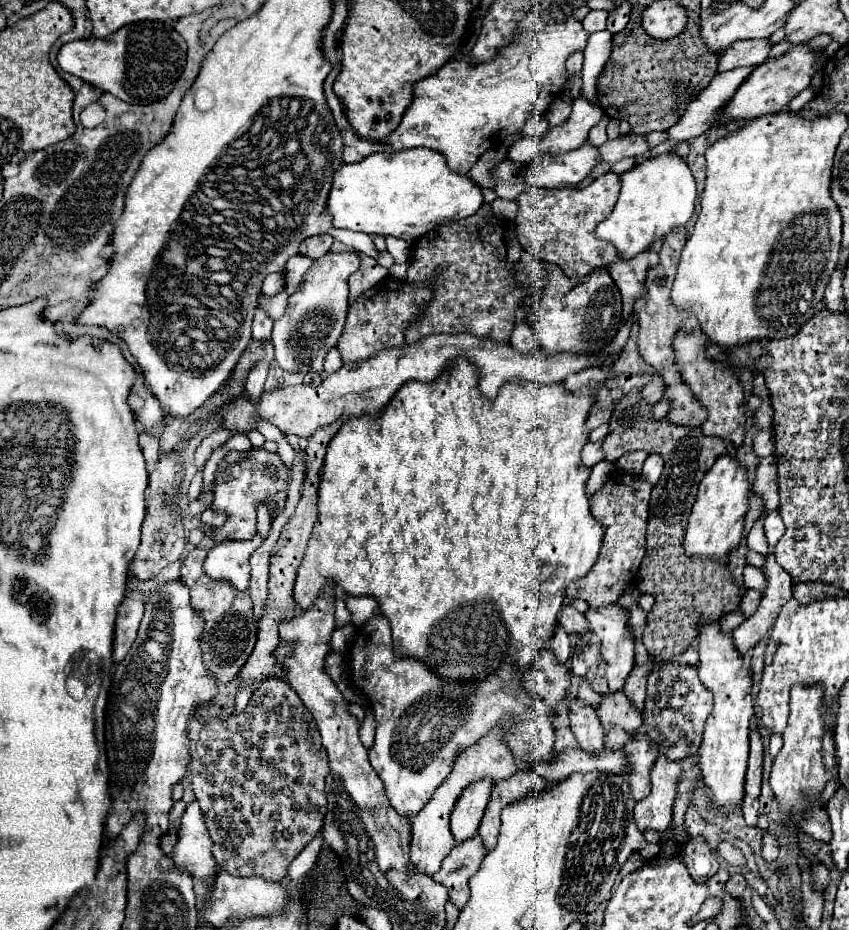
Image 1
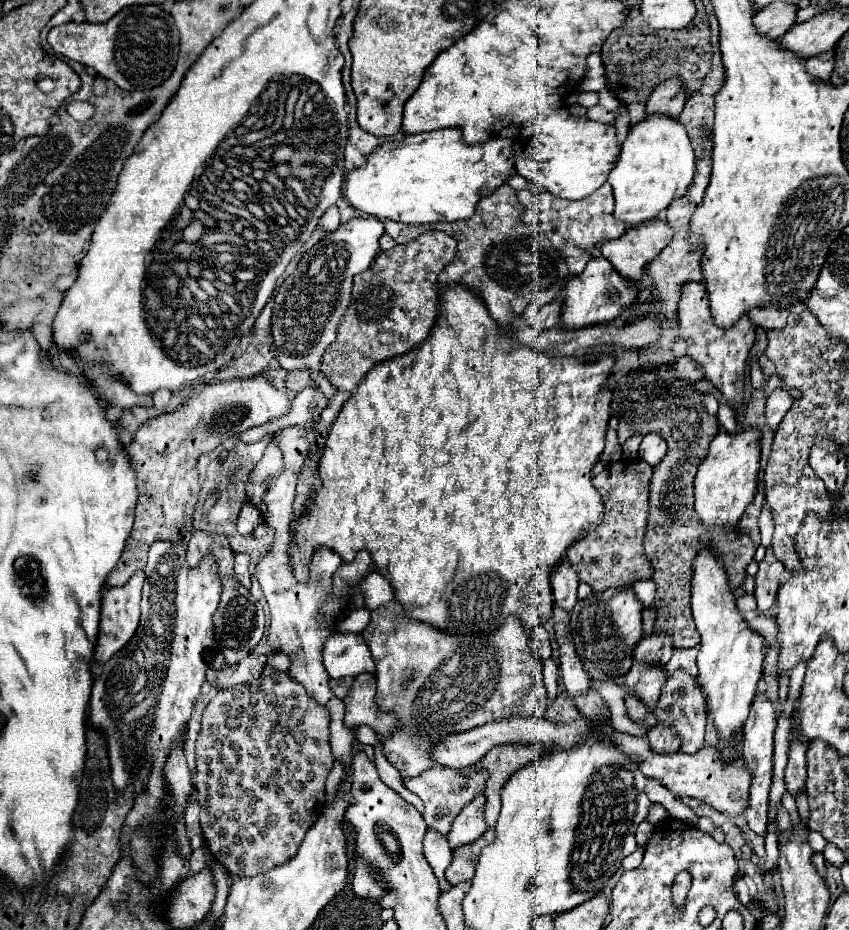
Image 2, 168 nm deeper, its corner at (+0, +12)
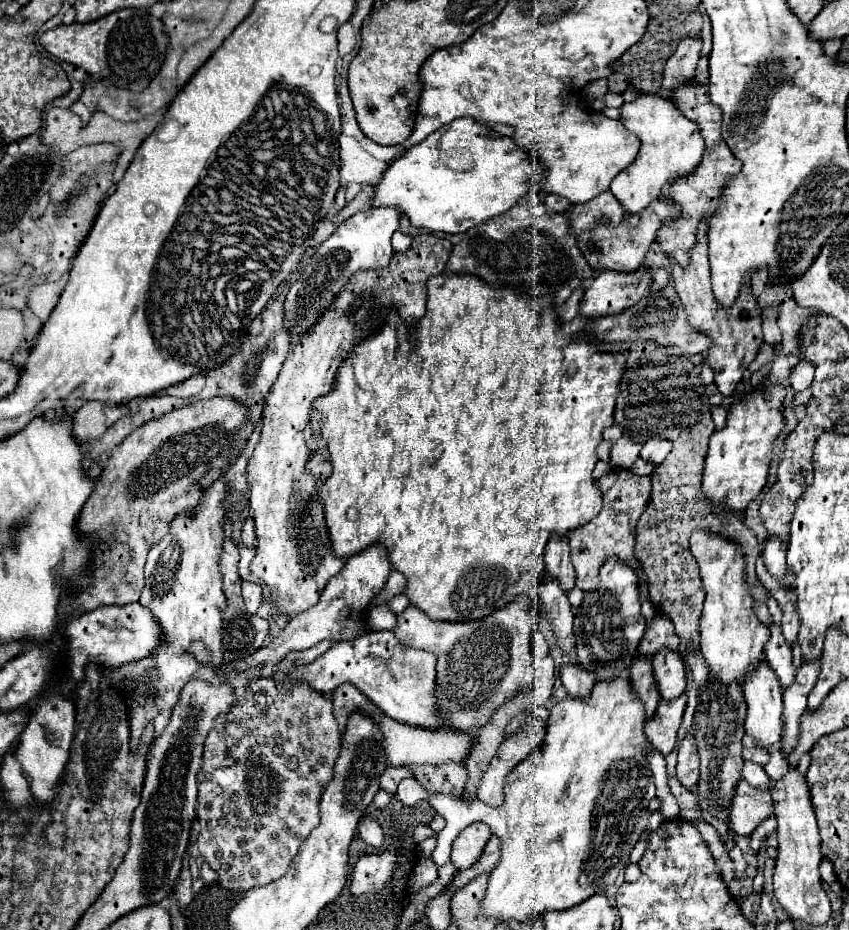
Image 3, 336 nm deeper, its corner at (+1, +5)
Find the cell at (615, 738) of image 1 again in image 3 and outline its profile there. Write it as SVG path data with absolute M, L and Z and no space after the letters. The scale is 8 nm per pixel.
M562 659L562 667L560 667L560 679L562 685L566 687L568 693L572 693L574 697L586 697L594 687L596 679L592 675L588 675L588 671L582 671L582 667L578 667L578 663L566 663L566 659Z

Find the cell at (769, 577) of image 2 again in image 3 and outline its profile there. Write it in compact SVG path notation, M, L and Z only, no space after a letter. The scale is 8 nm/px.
M770 537L766 547L764 547L764 553L762 553L762 559L764 559L764 565L768 567L768 571L784 581L788 577L788 563L786 563L786 545L780 541L780 539L774 539Z

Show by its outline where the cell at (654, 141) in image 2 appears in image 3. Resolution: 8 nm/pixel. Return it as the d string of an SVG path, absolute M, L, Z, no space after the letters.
M640 95L634 101L624 103L620 107L620 121L626 129L640 135L640 151L634 163L612 181L612 193L628 213L640 213L660 197L664 183L688 175L698 167L704 155L704 139L698 131L698 123L686 119L672 99L660 95Z

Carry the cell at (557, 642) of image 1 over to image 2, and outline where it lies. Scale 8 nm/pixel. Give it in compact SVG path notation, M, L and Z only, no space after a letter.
M549 658L545 662L545 686L549 692L549 700L557 696L557 678L559 678L559 664L555 662L555 658Z

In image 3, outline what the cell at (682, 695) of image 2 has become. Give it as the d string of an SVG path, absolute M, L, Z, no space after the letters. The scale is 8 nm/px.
M694 727L688 729L688 735L678 747L678 765L676 765L676 779L684 789L690 793L696 791L698 785L698 751L694 743Z

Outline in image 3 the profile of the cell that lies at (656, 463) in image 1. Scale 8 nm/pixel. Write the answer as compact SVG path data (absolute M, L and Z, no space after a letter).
M648 439L642 447L640 457L644 461L650 461L654 465L662 463L666 459L666 455L672 451L672 443L668 439Z

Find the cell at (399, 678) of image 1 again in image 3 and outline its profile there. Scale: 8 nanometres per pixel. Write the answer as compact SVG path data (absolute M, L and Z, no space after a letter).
M524 595L514 599L514 603L508 603L506 607L494 611L494 615L480 619L480 621L468 621L468 623L446 623L446 621L432 621L422 609L410 605L404 613L398 615L398 625L394 629L394 635L400 639L400 643L408 647L422 647L424 651L432 651L438 657L438 711L446 713L446 717L452 719L452 725L462 731L474 731L480 725L484 725L490 715L502 707L506 701L514 697L514 693L526 691L534 683L536 663L530 653L530 633L532 627L538 621L538 611L532 607L534 599L526 599Z

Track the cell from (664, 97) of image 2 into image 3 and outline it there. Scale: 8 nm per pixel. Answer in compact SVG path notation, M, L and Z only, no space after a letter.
M684 37L678 43L678 49L674 55L666 61L664 69L664 87L660 91L662 97L672 97L674 89L678 83L684 83L694 77L696 63L700 59L700 49L702 49L702 39L698 37Z

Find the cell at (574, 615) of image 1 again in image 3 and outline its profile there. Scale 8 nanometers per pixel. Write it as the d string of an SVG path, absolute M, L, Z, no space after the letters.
M554 535L554 539L550 539L546 547L546 569L554 579L558 579L564 591L570 591L574 587L576 573L570 561L568 535Z

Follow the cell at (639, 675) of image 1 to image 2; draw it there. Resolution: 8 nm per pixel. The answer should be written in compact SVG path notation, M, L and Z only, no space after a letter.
M655 634L643 638L633 652L635 662L649 662L649 664L667 664L673 652L673 640L665 634Z

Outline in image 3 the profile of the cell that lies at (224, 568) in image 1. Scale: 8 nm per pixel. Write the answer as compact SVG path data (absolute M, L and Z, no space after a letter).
M242 581L242 599L244 599L244 605L246 605L246 611L248 613L258 613L262 601L264 601L264 595L262 595L262 587L258 587L256 583L250 583L250 581Z

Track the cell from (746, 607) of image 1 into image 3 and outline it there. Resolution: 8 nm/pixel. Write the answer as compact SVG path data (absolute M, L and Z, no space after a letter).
M772 625L770 633L774 639L768 639L764 647L764 655L770 667L774 669L774 673L778 675L782 689L786 689L790 687L790 681L794 681L794 675L796 675L796 667L792 665L792 649L784 641L782 629L778 625Z

